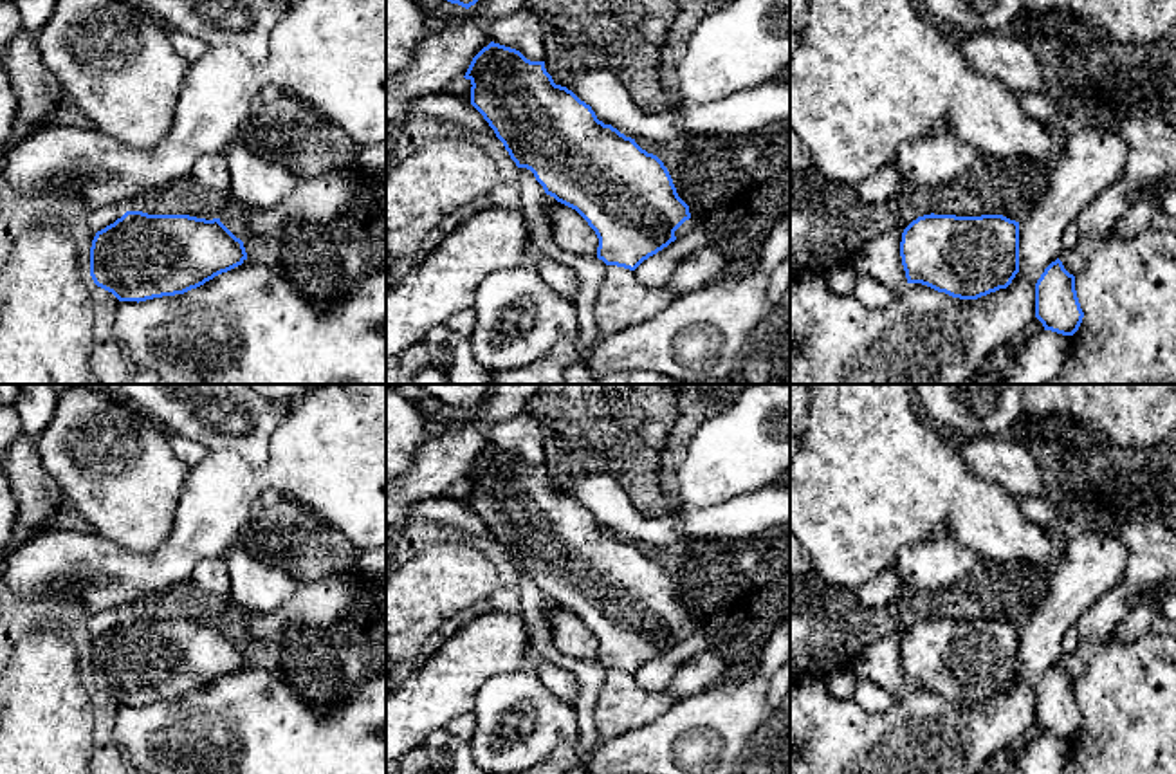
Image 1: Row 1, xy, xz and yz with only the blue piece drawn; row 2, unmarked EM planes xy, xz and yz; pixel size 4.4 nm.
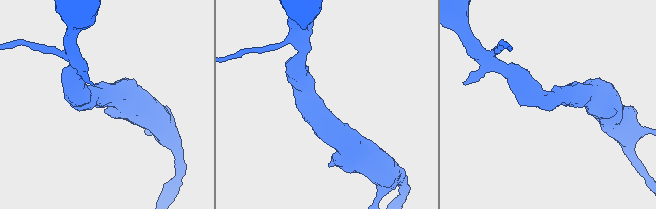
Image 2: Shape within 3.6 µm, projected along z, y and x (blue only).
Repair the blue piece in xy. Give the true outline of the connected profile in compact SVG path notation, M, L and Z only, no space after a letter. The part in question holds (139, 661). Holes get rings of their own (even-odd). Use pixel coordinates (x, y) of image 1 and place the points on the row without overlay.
M126 615L114 628L96 637L90 651L90 680L97 691L112 696L119 705L139 707L184 698L245 664L243 646L220 622Z

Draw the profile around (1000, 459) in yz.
M952 435L951 444L976 476L1001 484L1014 498L1046 498L1043 469L1032 451L1010 435Z

